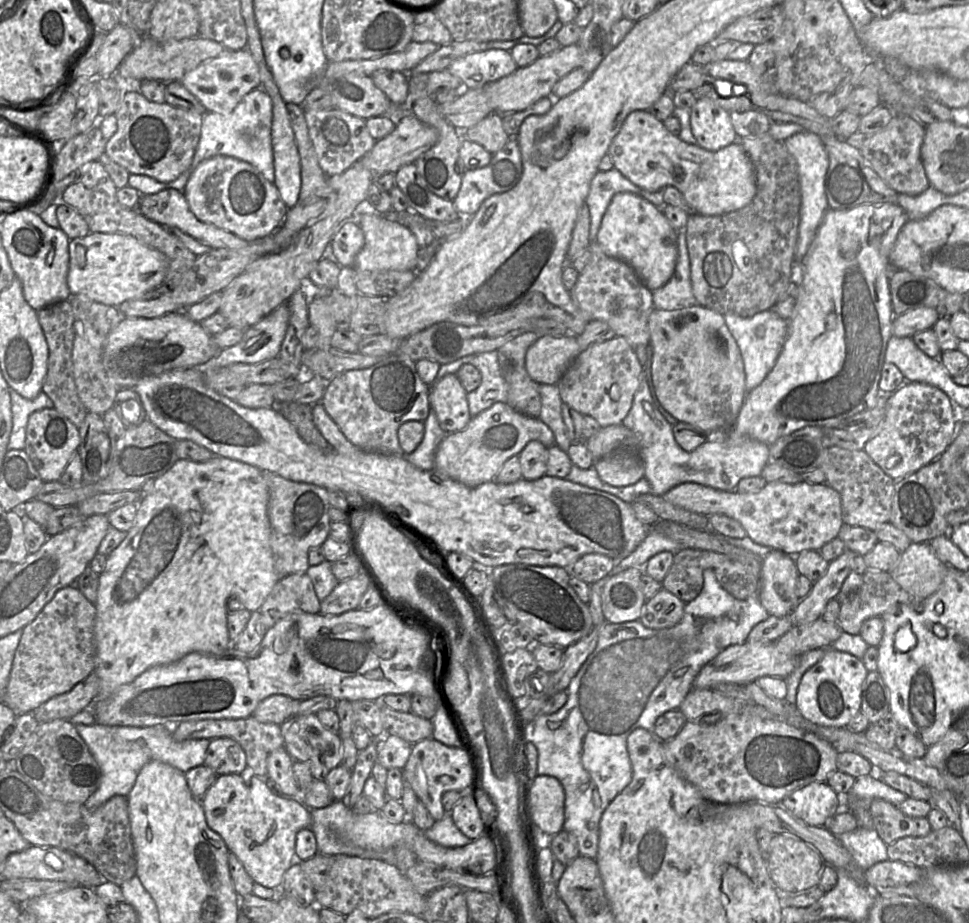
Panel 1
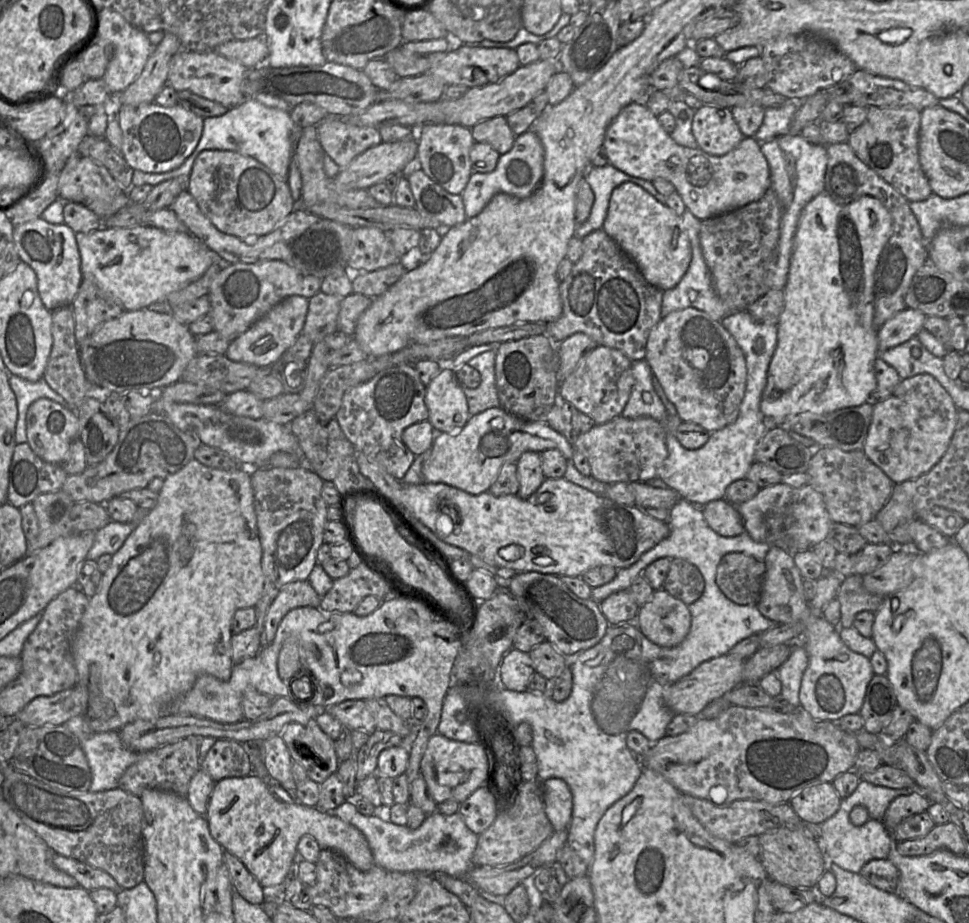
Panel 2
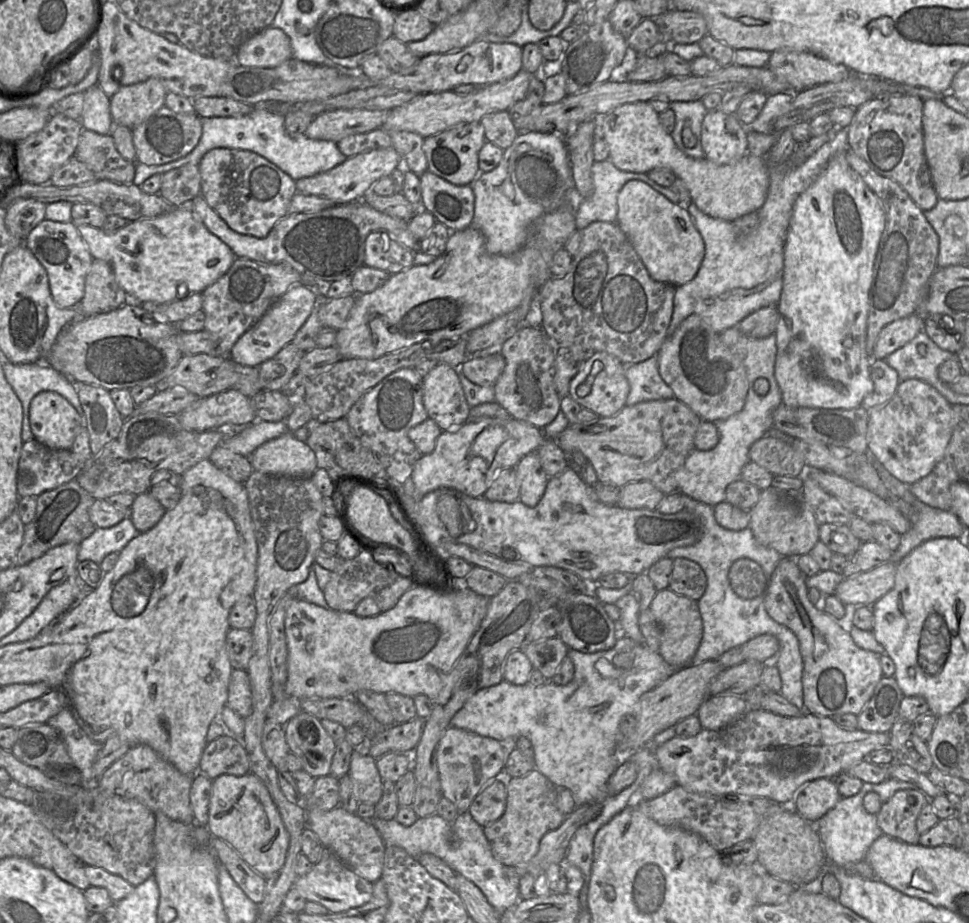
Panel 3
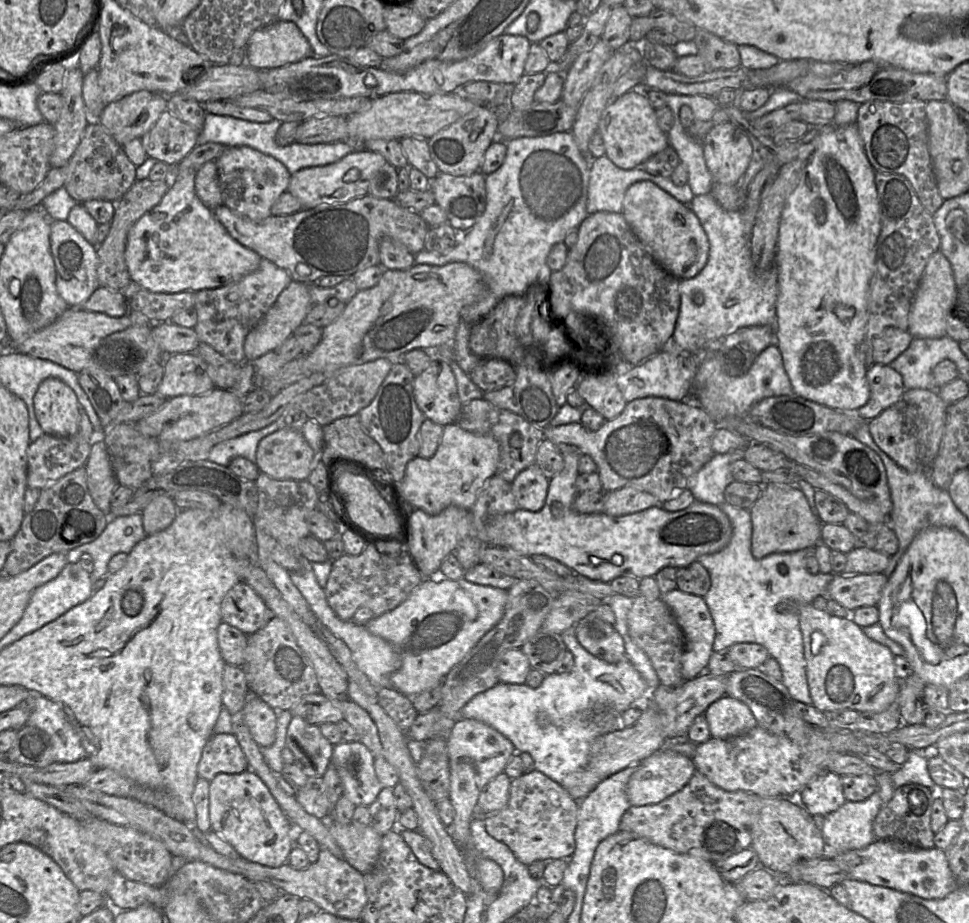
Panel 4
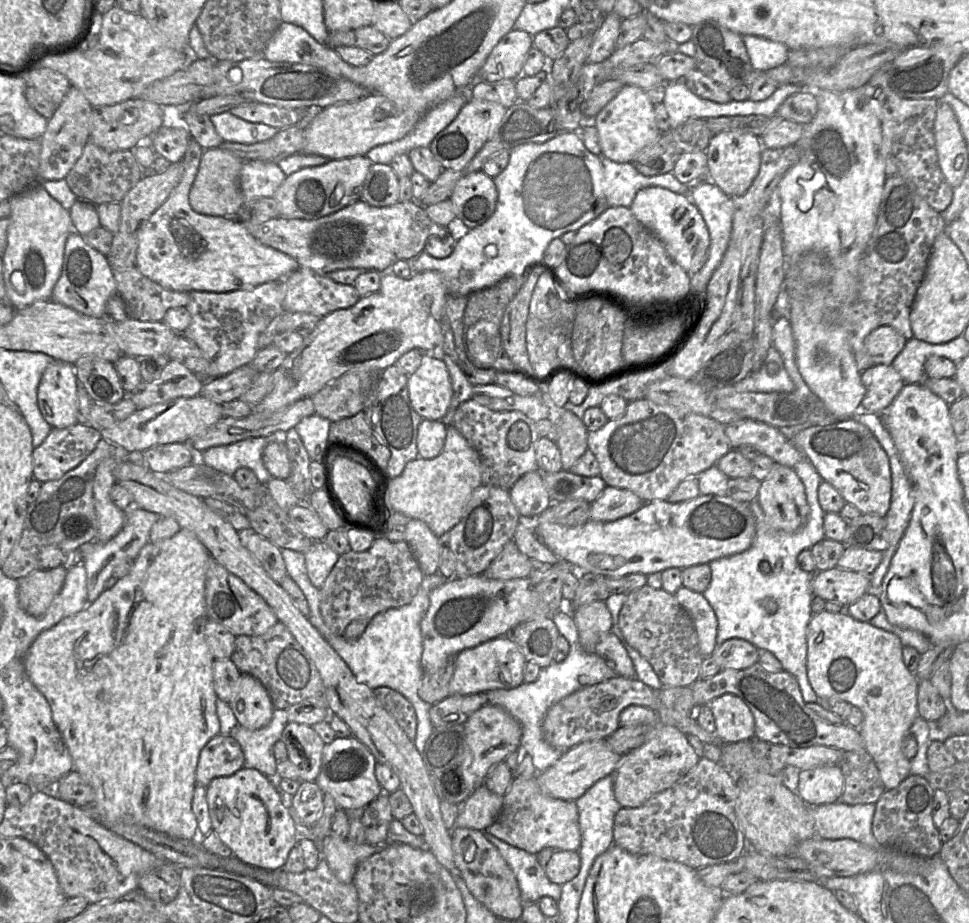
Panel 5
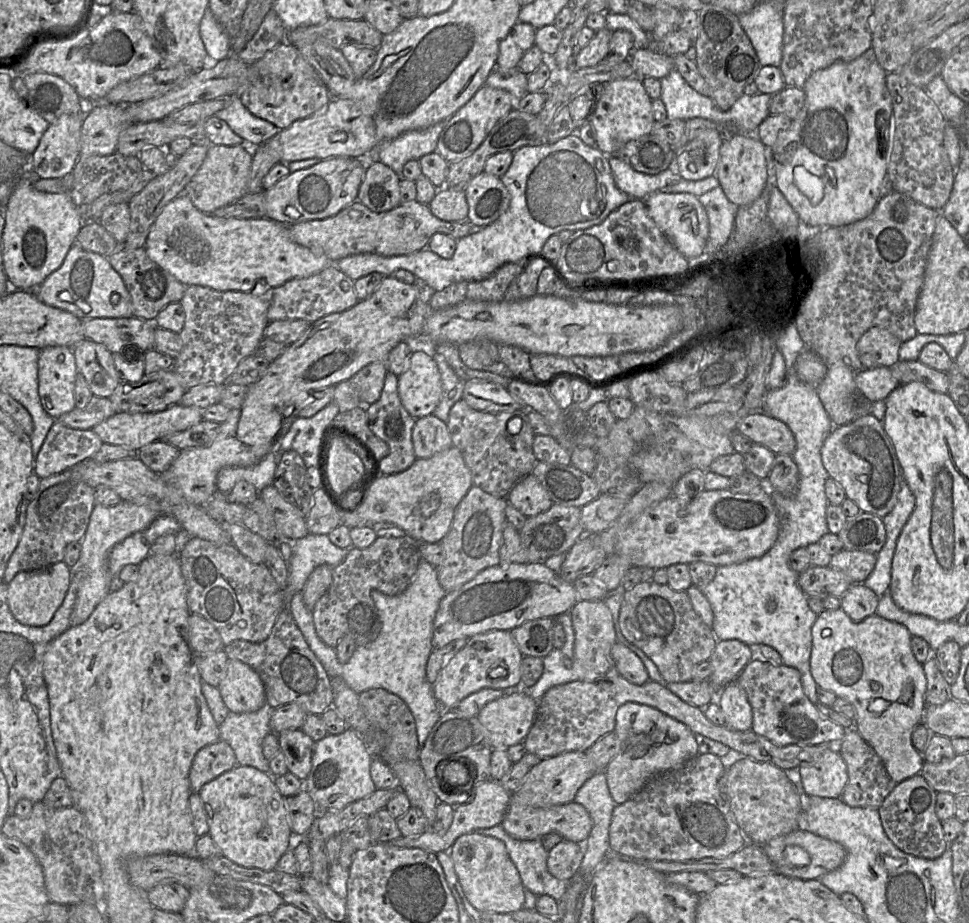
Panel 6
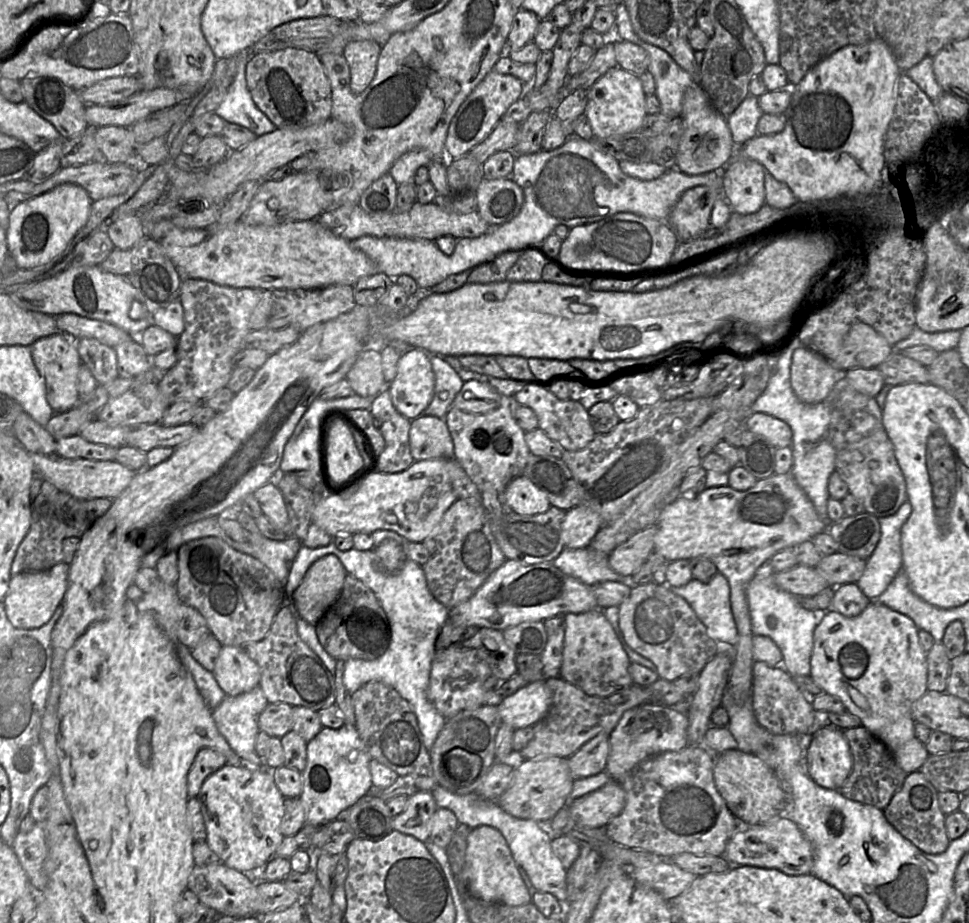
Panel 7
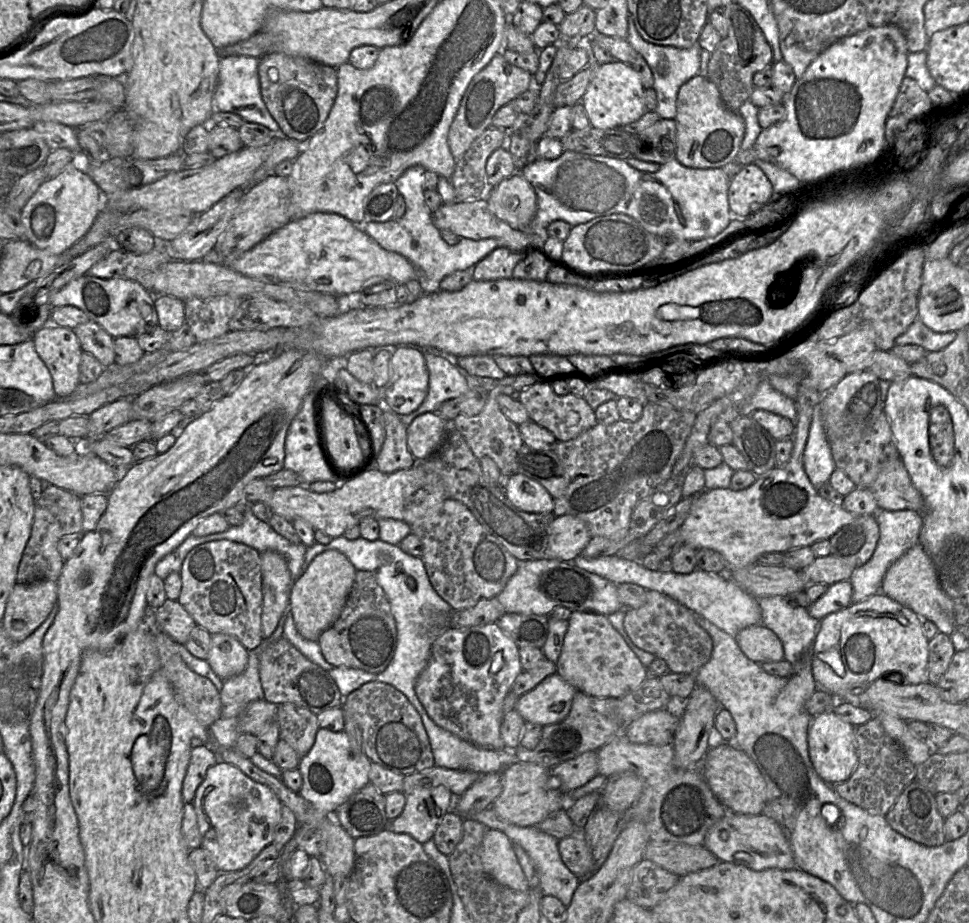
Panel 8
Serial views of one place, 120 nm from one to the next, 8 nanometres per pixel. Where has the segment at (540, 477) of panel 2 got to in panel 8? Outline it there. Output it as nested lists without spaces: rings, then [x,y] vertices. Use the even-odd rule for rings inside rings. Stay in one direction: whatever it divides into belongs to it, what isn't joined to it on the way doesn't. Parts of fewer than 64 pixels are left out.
[[[513,473],[509,478],[506,496],[518,509],[531,513],[549,513],[554,508],[554,498],[537,481]]]

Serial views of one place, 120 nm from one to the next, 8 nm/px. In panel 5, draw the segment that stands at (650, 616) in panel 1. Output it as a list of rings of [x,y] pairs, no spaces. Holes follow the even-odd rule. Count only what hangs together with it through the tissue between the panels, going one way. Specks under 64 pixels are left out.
[[[684,586],[680,587],[674,596],[693,620],[701,654],[704,658],[711,656],[716,648],[718,630],[714,609],[702,593]]]

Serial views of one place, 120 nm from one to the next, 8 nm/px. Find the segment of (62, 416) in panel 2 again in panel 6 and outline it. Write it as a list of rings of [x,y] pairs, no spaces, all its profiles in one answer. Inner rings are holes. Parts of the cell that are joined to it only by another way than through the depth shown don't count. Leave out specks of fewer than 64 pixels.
[[[48,346],[38,358],[38,392],[44,410],[54,419],[76,407],[77,366],[73,349]]]

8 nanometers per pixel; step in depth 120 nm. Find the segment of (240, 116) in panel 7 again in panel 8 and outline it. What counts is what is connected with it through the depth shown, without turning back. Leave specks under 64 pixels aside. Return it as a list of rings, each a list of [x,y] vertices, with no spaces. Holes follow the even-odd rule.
[[[222,55],[218,84],[214,93],[215,111],[231,112],[241,116],[246,122],[261,124],[273,132],[280,133],[280,127],[268,111],[260,90],[259,58],[242,55]]]

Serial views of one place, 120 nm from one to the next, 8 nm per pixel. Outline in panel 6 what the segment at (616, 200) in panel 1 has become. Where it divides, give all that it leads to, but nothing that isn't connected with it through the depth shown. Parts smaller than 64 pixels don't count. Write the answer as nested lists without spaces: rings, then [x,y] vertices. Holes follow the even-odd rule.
[[[657,191],[647,196],[644,202],[656,225],[687,259],[699,258],[704,253],[709,238],[709,222],[706,210],[697,196]]]

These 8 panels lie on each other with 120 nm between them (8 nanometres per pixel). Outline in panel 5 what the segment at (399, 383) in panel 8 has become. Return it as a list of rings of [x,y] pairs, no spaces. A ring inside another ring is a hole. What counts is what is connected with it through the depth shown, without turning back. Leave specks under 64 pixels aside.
[[[422,352],[419,368],[408,376],[410,403],[422,419],[442,420],[453,395],[449,372],[443,360]]]

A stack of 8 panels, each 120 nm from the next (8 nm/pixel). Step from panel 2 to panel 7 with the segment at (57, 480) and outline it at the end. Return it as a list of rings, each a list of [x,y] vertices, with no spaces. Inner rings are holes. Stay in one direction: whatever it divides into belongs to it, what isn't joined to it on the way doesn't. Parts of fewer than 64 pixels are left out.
[[[80,434],[57,439],[55,454],[64,458],[116,460],[117,448],[87,441]]]

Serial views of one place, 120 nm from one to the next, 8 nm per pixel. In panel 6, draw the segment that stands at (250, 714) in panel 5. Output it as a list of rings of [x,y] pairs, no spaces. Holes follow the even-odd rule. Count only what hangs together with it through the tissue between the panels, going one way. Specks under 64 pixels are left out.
[[[227,660],[226,675],[218,689],[229,712],[255,712],[266,703],[259,674],[239,660]]]

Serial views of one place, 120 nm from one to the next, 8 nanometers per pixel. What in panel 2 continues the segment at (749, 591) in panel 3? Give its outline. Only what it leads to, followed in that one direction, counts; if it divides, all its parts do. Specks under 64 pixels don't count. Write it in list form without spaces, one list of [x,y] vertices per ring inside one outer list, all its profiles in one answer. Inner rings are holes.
[[[742,552],[725,554],[718,566],[716,583],[723,594],[739,605],[757,604],[766,565]]]

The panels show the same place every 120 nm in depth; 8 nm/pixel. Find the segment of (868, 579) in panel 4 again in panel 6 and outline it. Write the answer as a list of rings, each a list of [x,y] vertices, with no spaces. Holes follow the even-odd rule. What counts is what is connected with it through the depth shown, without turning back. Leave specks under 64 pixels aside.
[[[811,565],[799,573],[798,583],[808,596],[824,599],[828,596],[843,596],[852,581],[842,571],[831,565]]]

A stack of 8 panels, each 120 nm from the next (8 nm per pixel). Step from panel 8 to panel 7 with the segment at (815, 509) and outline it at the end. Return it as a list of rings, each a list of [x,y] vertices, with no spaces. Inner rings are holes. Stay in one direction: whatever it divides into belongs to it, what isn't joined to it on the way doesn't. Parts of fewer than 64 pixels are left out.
[[[805,346],[792,355],[790,383],[798,399],[806,404],[824,401],[840,375],[833,363]],[[774,473],[758,480],[746,491],[738,491],[727,485],[709,487],[691,497],[680,495],[661,510],[656,523],[653,550],[667,562],[708,558],[729,582],[738,640],[734,645],[734,662],[727,692],[736,704],[742,704],[751,697],[753,684],[754,634],[746,595],[749,582],[775,553],[812,540],[828,527],[829,523],[819,517],[812,502],[790,473]]]

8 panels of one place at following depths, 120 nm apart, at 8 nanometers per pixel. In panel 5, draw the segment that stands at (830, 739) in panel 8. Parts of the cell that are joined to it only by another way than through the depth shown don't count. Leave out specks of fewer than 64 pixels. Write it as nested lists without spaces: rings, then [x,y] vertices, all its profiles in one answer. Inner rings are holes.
[[[839,764],[800,770],[796,792],[810,807],[841,800],[845,778]]]

